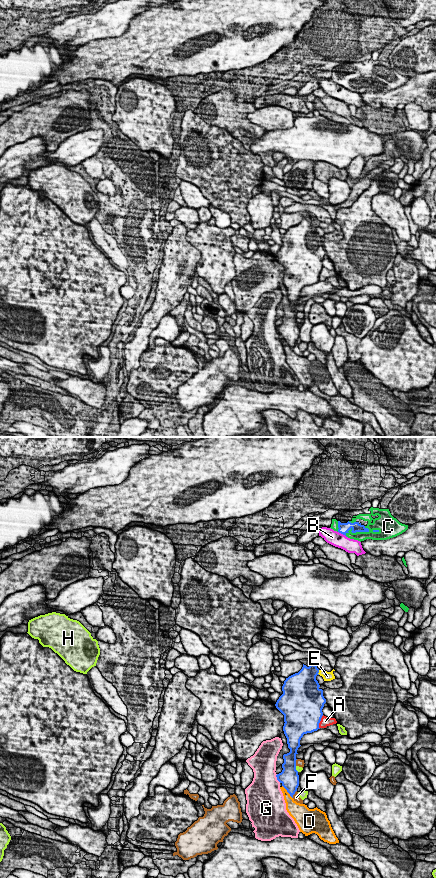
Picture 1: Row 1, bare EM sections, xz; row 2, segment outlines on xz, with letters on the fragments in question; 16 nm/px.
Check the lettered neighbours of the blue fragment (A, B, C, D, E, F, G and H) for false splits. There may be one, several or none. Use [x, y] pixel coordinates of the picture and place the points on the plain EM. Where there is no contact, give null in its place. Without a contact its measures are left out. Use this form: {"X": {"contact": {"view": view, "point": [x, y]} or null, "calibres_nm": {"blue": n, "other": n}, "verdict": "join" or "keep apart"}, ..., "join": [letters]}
{"A": {"contact": {"view": "xz", "point": [319, 274]}, "calibres_nm": {"blue": 500, "other": 160}, "verdict": "keep apart"}, "B": {"contact": {"view": "xz", "point": [342, 85]}, "calibres_nm": {"blue": 160, "other": 240}, "verdict": "keep apart"}, "C": {"contact": {"view": "xz", "point": [357, 83]}, "calibres_nm": {"blue": 160, "other": 160}, "verdict": "join"}, "D": {"contact": {"view": "xz", "point": [287, 343]}, "calibres_nm": {"blue": 300, "other": 190}, "verdict": "keep apart"}, "E": {"contact": {"view": "xz", "point": [318, 224]}, "calibres_nm": {"blue": 360, "other": 160}, "verdict": "keep apart"}, "F": {"contact": {"view": "xz", "point": [294, 345]}, "calibres_nm": {"blue": 280, "other": 100}, "verdict": "keep apart"}, "G": {"contact": {"view": "xz", "point": [277, 330]}, "calibres_nm": {"blue": 300, "other": 480}, "verdict": "keep apart"}, "H": {"contact": {"view": "xz", "point": [295, 321]}, "calibres_nm": {"blue": 300, "other": 90}, "verdict": "keep apart"}, "join": ["C"]}

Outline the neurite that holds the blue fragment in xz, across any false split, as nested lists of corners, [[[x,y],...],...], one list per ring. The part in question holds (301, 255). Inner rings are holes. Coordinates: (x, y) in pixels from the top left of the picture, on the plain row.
[[[303,216],[298,225],[286,230],[282,238],[283,246],[275,256],[284,267],[283,283],[290,301],[289,305],[283,307],[283,322],[276,329],[292,350],[299,338],[296,307],[301,298],[300,292],[304,286],[320,281],[322,261],[326,255],[323,242],[316,232],[318,225],[316,217],[307,219]]]

